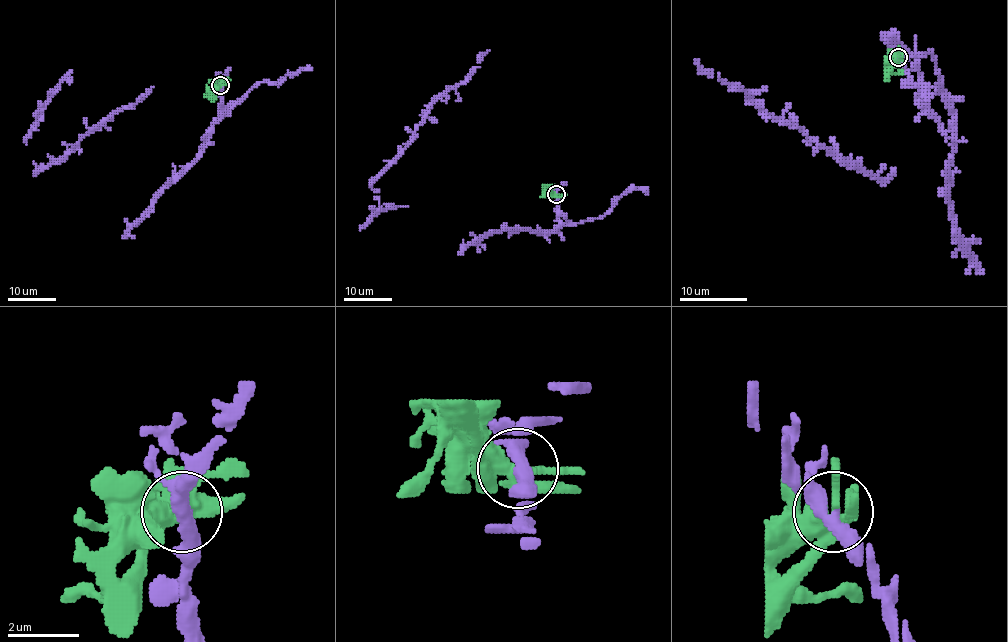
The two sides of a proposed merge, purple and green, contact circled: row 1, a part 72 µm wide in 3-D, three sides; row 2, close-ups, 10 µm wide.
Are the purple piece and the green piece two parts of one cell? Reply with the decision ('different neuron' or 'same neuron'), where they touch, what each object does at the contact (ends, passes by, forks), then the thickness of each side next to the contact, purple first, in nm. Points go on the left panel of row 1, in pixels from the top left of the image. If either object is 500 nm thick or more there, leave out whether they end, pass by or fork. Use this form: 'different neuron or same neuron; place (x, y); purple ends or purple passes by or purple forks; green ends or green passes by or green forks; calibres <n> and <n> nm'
different neuron; place (220, 85); purple passes by; green forks; calibres 400 and 440 nm

